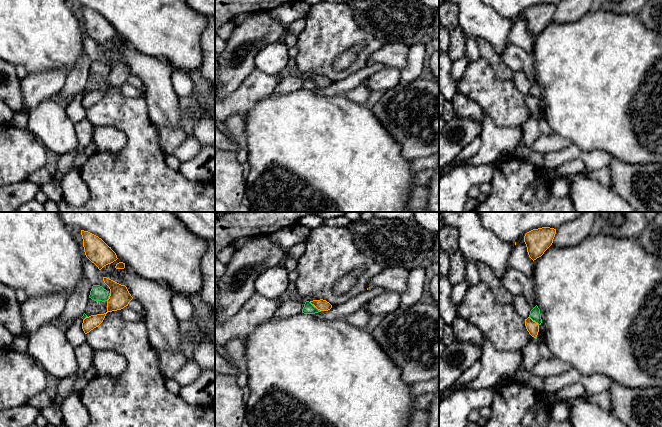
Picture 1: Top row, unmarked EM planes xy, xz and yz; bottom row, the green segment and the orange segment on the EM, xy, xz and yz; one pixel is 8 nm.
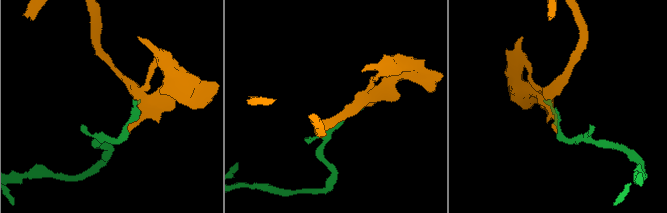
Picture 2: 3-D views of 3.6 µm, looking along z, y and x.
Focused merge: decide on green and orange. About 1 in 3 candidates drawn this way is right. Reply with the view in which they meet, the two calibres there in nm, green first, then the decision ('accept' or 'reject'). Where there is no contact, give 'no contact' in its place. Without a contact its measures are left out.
contact in xz; calibres 90 and 90 nm; reject

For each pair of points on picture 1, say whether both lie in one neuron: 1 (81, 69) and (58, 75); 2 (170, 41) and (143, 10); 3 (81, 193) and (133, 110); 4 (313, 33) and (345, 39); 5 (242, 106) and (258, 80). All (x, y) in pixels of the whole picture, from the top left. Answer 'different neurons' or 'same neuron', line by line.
1: different neurons
2: same neuron
3: different neurons
4: same neuron
5: same neuron

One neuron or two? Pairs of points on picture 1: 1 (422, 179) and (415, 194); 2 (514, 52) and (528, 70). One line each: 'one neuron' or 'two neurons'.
1: one neuron
2: one neuron

